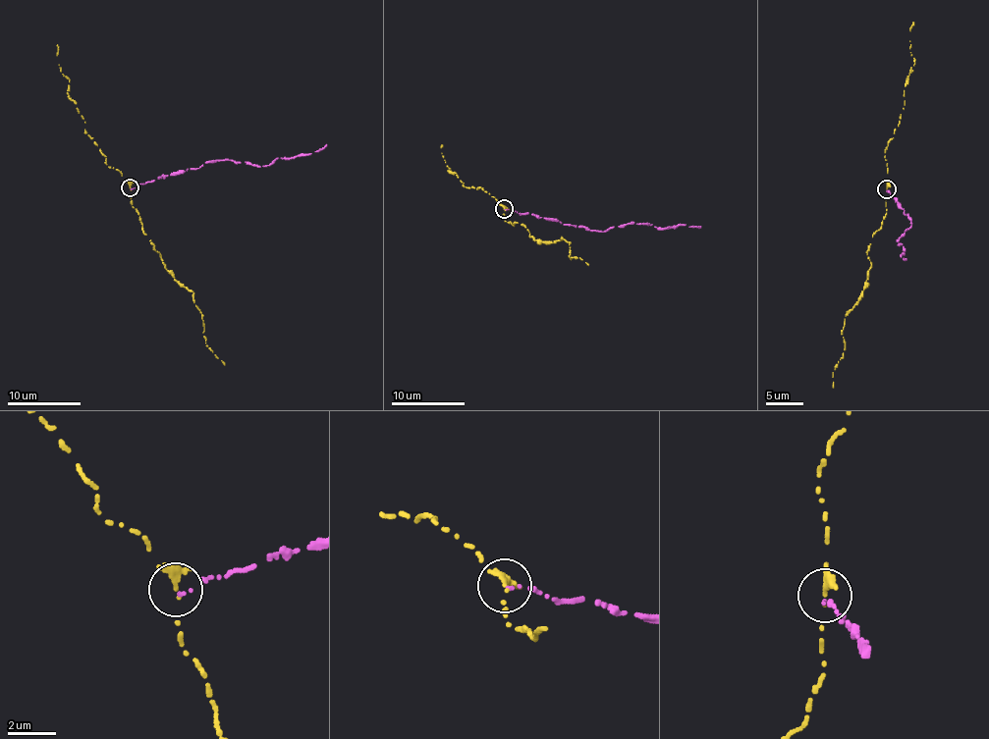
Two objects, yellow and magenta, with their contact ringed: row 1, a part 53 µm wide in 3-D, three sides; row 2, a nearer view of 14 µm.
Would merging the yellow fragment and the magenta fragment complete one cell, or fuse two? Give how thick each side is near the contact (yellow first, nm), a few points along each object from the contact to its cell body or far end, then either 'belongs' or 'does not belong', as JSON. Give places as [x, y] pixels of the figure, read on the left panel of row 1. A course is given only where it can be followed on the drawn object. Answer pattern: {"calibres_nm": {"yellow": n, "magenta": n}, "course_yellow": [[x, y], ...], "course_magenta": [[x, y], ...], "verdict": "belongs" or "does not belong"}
{"calibres_nm": {"yellow": 200, "magenta": 110}, "course_yellow": [[131, 188], [142, 230], [164, 266], [193, 294], [204, 338], [224, 365]], "course_magenta": [[131, 188], [227, 159], [266, 167], [281, 157], [310, 153], [326, 145]], "verdict": "does not belong"}

